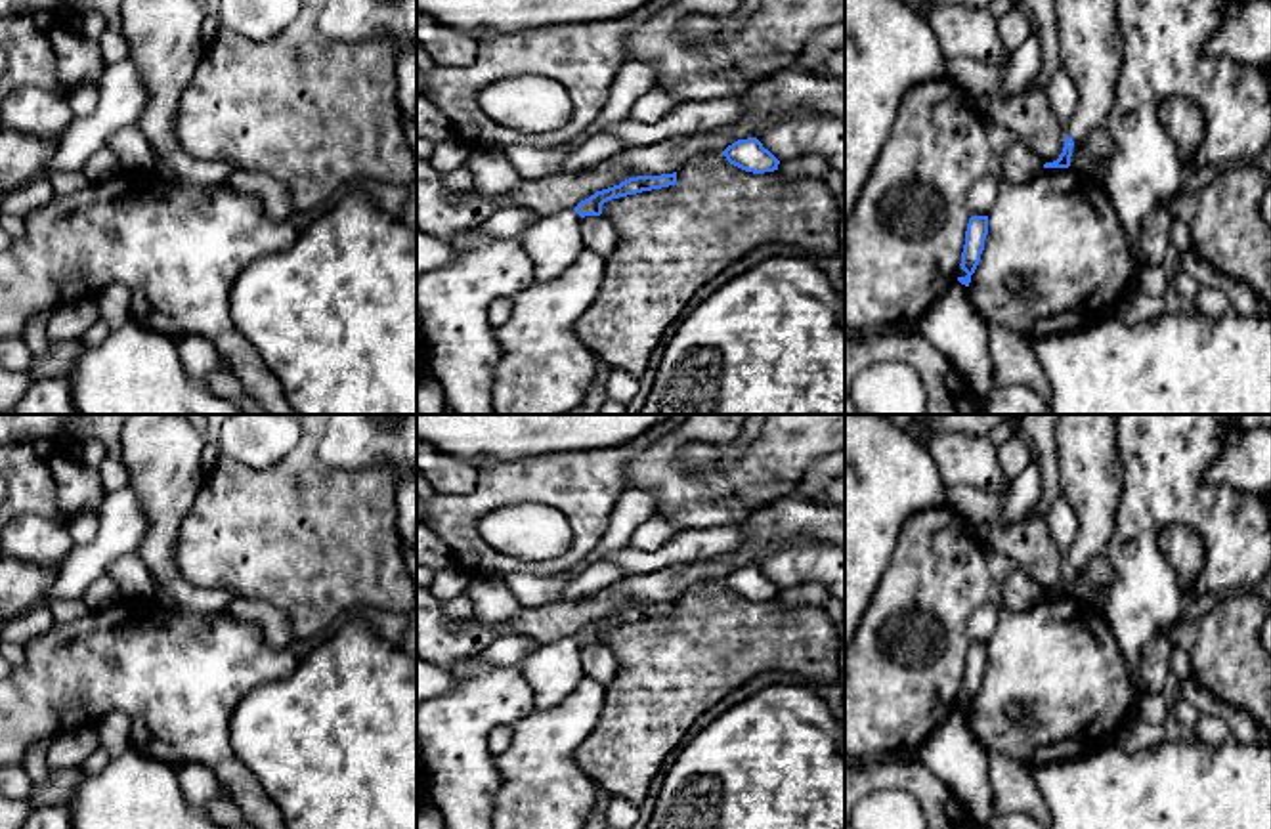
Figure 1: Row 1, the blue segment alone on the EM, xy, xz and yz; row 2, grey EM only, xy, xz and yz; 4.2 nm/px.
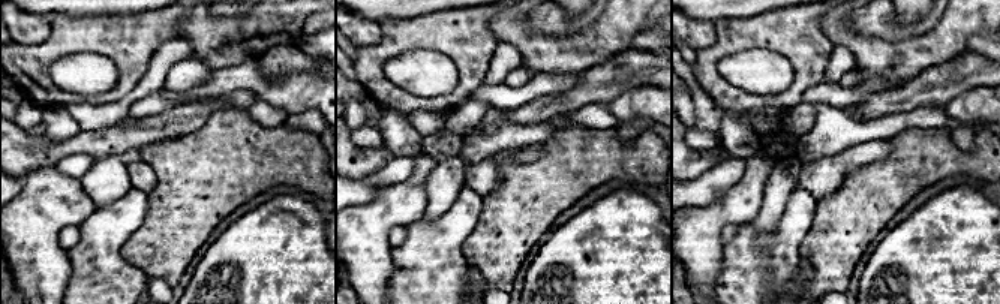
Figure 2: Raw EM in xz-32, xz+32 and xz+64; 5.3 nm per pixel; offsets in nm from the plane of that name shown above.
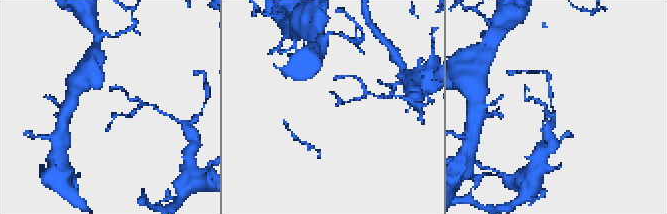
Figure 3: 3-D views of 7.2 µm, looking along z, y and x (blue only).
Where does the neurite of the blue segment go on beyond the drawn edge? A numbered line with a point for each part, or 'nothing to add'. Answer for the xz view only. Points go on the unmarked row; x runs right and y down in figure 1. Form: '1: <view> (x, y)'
nothing to add

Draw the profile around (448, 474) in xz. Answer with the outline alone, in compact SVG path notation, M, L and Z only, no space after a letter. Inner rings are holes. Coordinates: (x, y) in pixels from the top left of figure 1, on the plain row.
M417 441L417 468L443 495L464 495L478 481L478 460L459 458L426 441Z

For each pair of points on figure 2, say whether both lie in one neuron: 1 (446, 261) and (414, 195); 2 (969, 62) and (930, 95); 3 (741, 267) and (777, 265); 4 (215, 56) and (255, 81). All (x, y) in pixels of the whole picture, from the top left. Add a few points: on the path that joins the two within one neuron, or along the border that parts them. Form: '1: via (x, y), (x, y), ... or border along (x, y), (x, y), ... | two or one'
1: border along (423, 217), (407, 225) | two
2: via (960, 71), (939, 86) | one
3: via (750, 267), (768, 267) | one
4: border along (258, 59), (212, 71) | two

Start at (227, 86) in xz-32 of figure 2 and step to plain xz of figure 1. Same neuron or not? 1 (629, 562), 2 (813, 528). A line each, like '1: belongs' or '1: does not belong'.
1: belongs
2: does not belong

